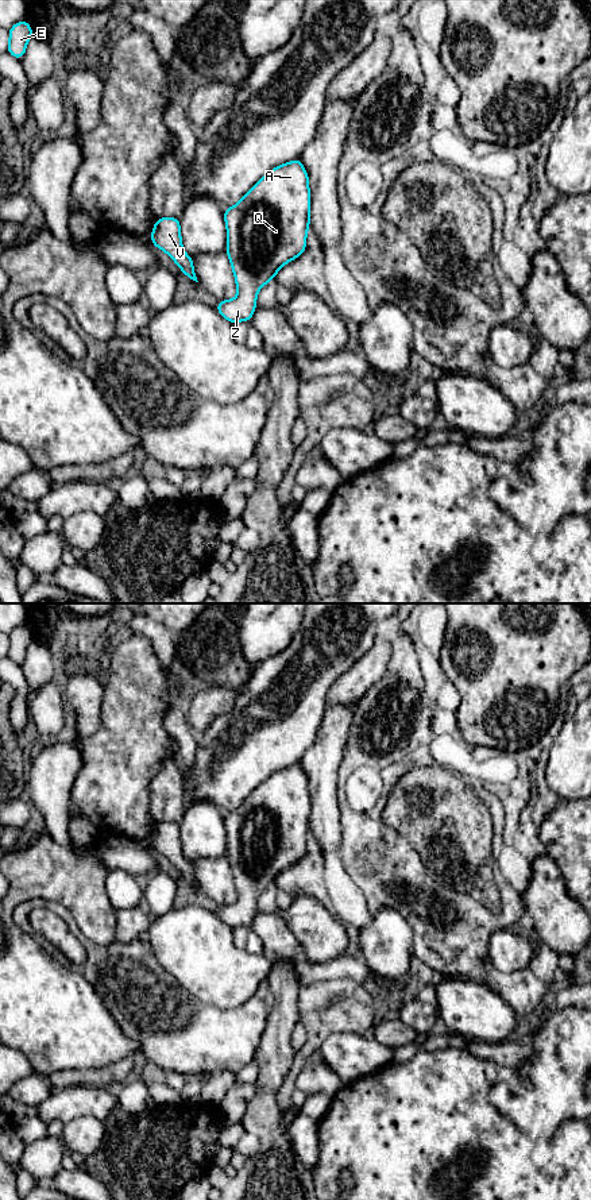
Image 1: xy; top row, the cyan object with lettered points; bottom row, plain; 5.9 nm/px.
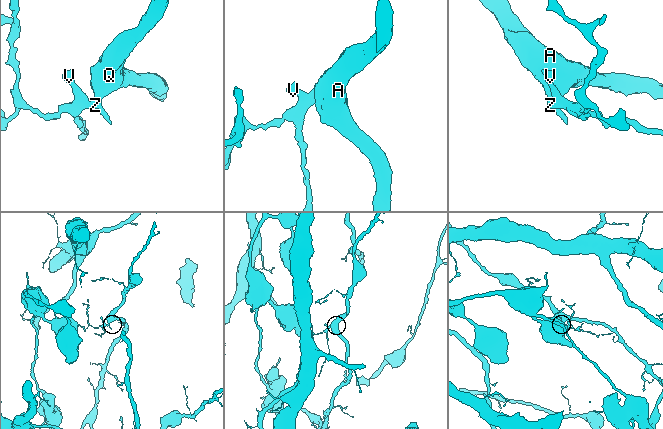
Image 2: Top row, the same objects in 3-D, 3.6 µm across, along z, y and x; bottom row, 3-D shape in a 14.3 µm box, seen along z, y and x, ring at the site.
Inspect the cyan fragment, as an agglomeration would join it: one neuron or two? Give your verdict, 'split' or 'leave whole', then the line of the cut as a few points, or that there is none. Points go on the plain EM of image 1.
leave whole; cut none

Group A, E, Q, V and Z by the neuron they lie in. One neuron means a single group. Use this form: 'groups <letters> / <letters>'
groups A E Q V Z

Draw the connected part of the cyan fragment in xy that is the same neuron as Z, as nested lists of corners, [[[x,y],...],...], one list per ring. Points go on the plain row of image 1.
[[[300,763],[279,769],[260,783],[233,811],[224,815],[227,860],[235,879],[237,902],[220,904],[216,915],[229,927],[250,926],[260,892],[274,885],[282,871],[302,860],[310,831],[309,782]]]

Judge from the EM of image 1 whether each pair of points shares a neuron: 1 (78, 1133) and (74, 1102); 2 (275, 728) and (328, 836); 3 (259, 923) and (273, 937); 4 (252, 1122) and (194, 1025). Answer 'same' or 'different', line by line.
1: different
2: different
3: same
4: different

